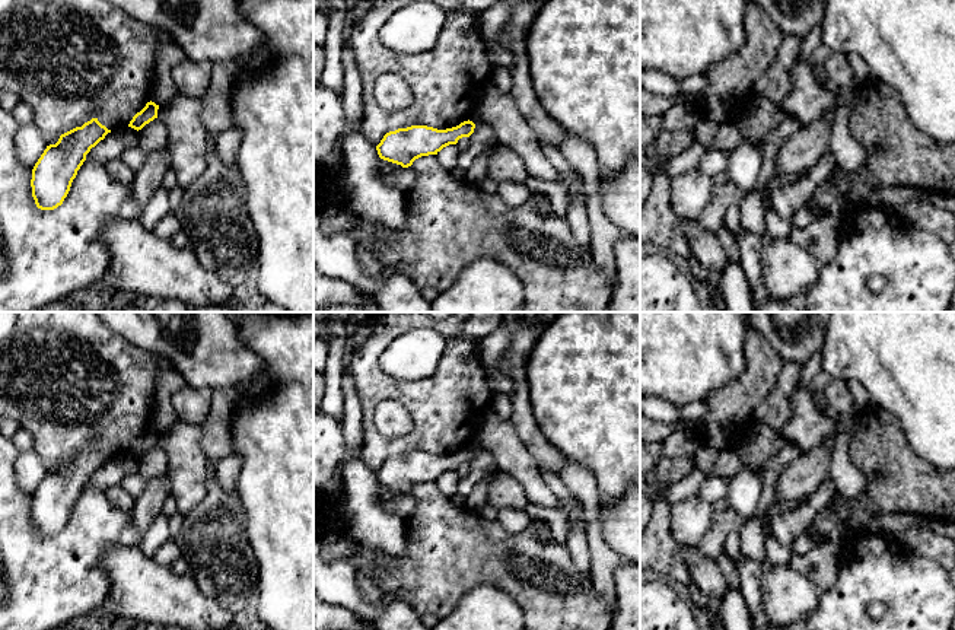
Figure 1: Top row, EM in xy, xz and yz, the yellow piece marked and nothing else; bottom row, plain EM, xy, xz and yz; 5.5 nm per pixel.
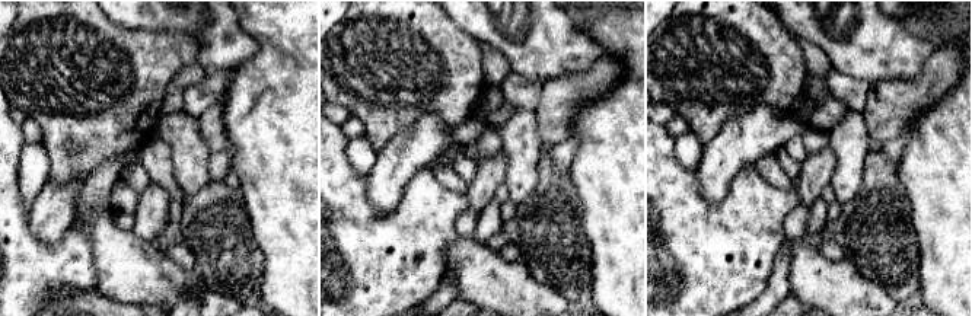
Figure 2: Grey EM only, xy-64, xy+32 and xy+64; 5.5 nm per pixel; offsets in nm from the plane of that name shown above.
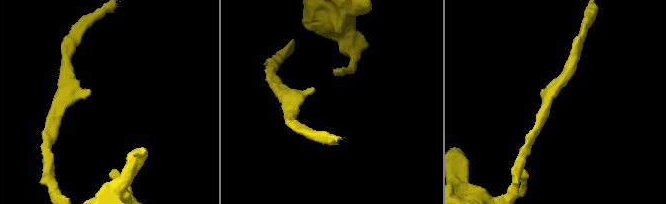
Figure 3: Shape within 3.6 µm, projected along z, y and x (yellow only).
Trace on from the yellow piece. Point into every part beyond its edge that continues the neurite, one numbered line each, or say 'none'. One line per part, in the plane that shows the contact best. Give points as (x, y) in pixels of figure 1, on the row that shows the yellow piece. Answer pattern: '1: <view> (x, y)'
none

